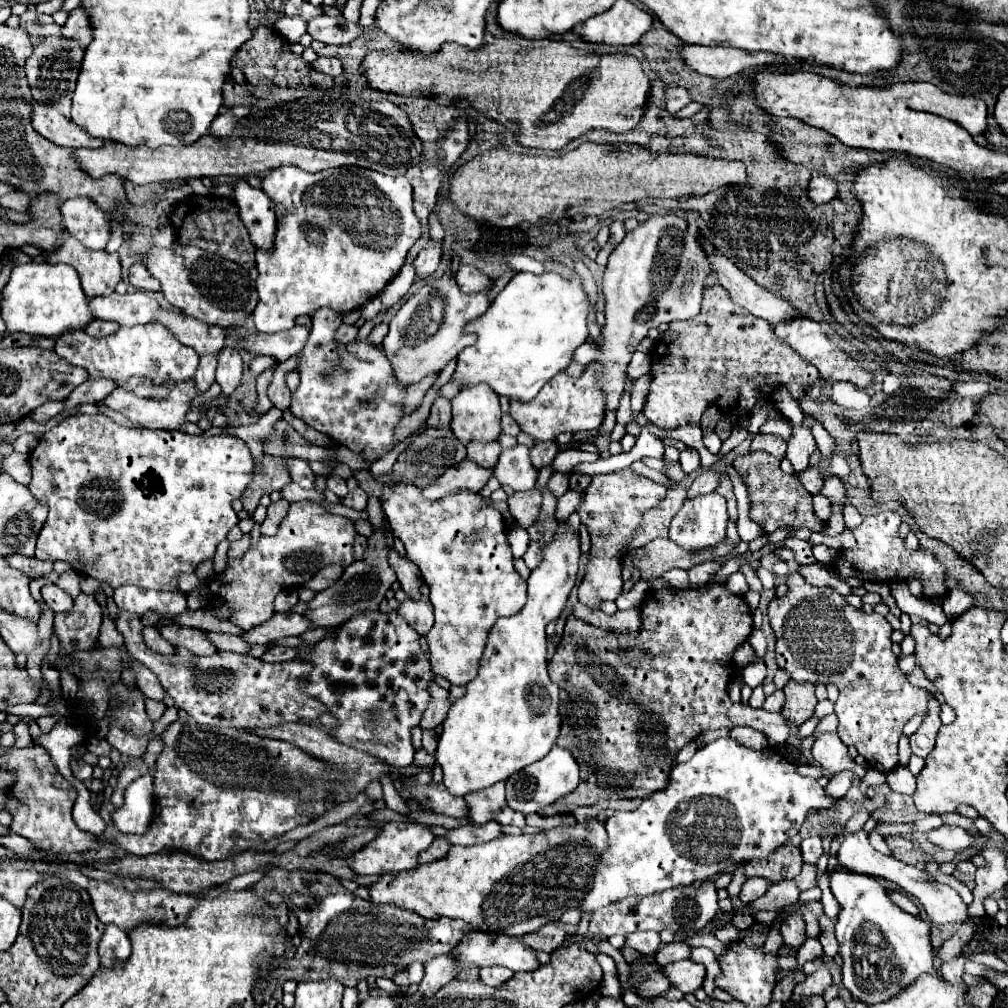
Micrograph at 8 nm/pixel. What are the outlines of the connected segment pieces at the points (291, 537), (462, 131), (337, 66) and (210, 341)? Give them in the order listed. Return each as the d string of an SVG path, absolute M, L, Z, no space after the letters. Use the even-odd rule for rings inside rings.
M316 501L290 503L288 515L284 517L274 537L260 537L258 545L248 549L240 559L228 559L226 569L210 583L214 597L228 601L234 609L230 621L240 629L252 629L274 615L274 597L284 587L296 587L308 581L318 569L326 565L348 567L352 559L356 529L346 517L328 513Z
M460 119L452 131L448 131L446 139L440 139L440 141L432 141L432 143L424 143L422 147L422 157L420 157L420 163L416 163L414 167L410 167L406 171L406 177L410 179L412 187L414 187L414 213L416 217L420 219L422 227L424 227L424 233L422 237L412 245L412 249L409 250L404 265L414 260L420 249L424 249L432 239L430 239L430 229L428 229L428 219L434 211L434 205L436 205L436 195L438 195L438 189L444 181L444 177L448 175L452 163L462 155L462 151L468 147L468 141L470 141L470 135L468 135L468 125L466 125L466 119Z
M318 57L312 63L312 69L324 75L330 75L330 77L338 77L342 73L342 61L336 57Z
M164 309L160 323L166 325L184 345L192 347L198 355L216 355L224 347L224 329L188 317L180 311Z

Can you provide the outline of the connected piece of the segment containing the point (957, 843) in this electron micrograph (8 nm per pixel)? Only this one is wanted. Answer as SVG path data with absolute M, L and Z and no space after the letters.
M944 825L940 829L934 829L930 833L926 833L926 837L942 849L952 849L952 851L964 851L964 849L984 849L984 843L980 839L976 839L972 833L968 833L962 827L956 825Z

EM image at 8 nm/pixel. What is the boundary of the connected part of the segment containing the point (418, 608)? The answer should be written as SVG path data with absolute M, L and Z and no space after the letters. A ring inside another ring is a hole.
M422 595L418 601L414 599L408 599L400 605L398 613L402 613L402 617L420 633L420 635L426 635L432 625L434 625L434 607L428 599L428 595Z

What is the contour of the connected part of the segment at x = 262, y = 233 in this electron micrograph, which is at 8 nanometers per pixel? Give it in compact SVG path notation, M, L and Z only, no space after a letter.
M244 179L234 183L232 197L240 207L240 219L246 223L254 245L258 249L270 249L276 231L276 213L270 197L262 189L250 187Z

